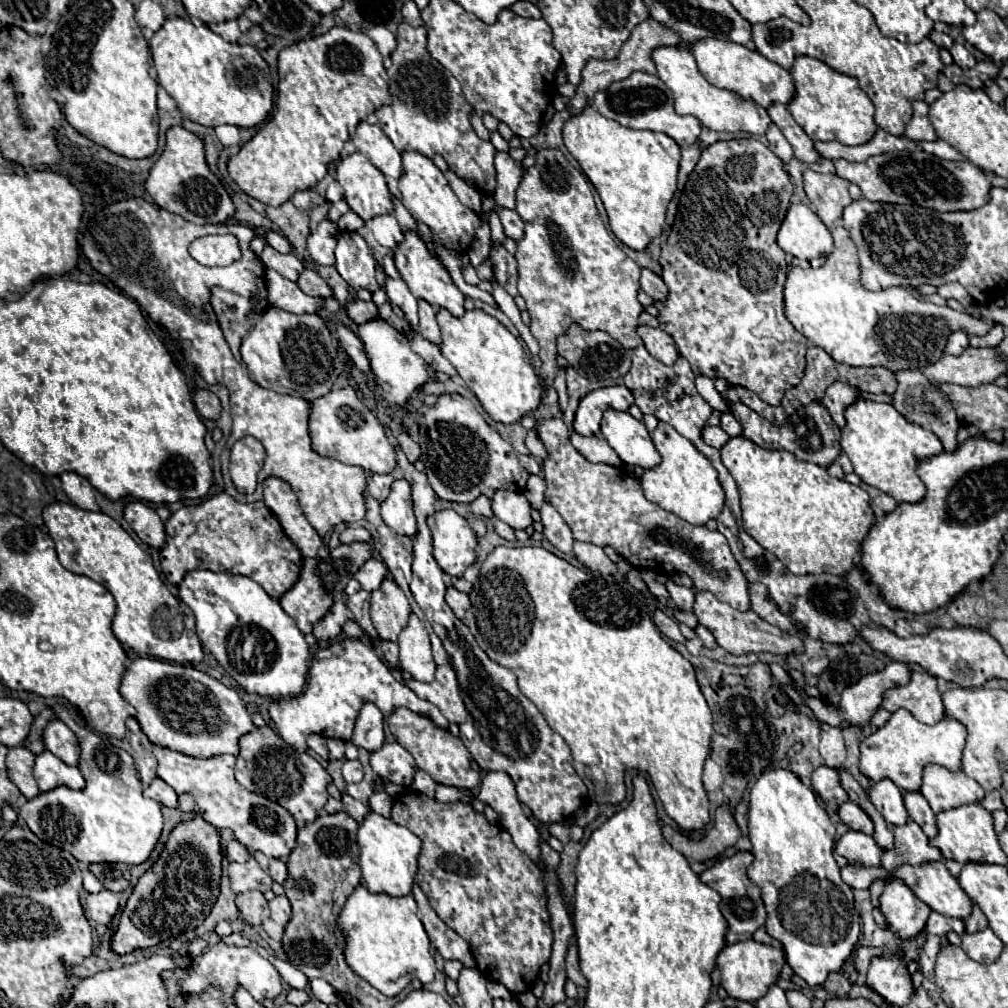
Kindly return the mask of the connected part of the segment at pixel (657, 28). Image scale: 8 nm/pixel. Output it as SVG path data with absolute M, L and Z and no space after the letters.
M647 19L643 23L639 23L635 27L635 31L631 33L631 39L627 39L627 43L621 47L619 51L619 57L613 59L613 61L599 61L599 59L591 59L585 69L583 69L583 81L577 85L577 93L575 97L569 101L569 109L571 113L579 113L583 107L591 105L593 103L593 95L597 91L603 91L607 89L611 83L615 81L621 81L621 79L627 79L633 71L643 71L643 73L651 73L655 75L657 69L655 69L655 63L651 59L653 51L657 47L669 47L669 45L677 45L679 43L679 37L675 31L669 31L669 29L663 29L659 23L655 23L653 19Z

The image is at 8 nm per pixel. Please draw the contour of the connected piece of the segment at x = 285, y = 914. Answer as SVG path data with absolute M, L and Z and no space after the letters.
M283 895L283 897L275 897L273 901L269 901L269 909L271 909L271 919L275 923L279 923L281 927L285 927L291 919L291 903L289 899Z

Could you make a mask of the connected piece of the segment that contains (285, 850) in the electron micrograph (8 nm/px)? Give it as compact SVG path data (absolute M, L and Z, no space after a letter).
M153 745L153 755L159 761L157 775L167 785L171 785L179 795L181 793L193 795L197 813L215 829L231 829L235 833L235 839L243 843L251 853L261 851L267 857L285 859L293 851L297 837L295 819L279 803L273 803L263 795L247 791L235 779L233 755L215 755L209 759L197 759L159 745Z

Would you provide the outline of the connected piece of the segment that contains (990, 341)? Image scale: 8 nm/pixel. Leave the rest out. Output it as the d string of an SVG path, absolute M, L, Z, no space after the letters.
M993 323L991 331L989 331L987 335L981 335L981 337L973 335L973 337L969 339L969 343L971 343L973 347L997 347L1001 341L1003 341L1003 325L999 325L999 323L997 323L997 325Z

